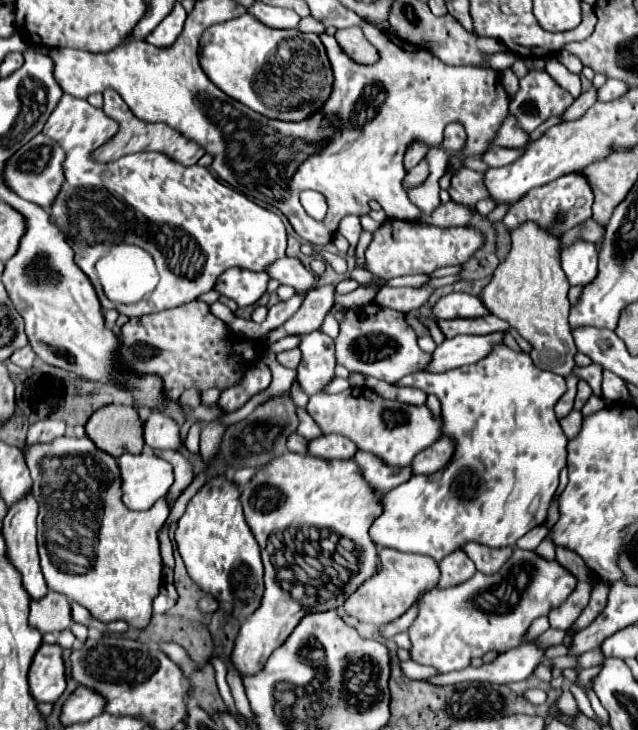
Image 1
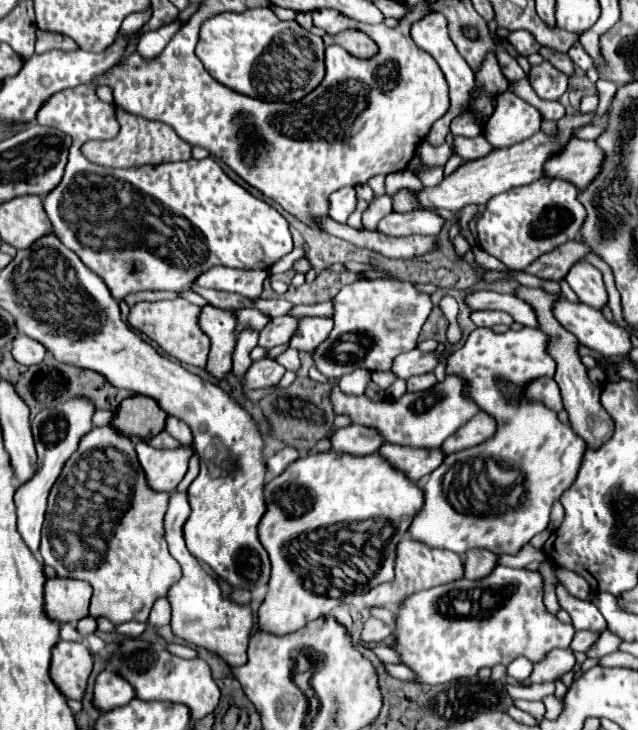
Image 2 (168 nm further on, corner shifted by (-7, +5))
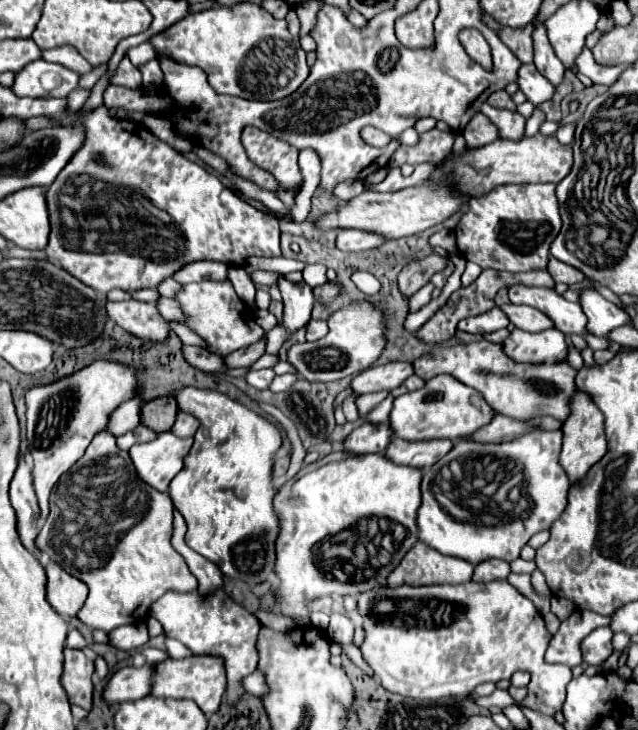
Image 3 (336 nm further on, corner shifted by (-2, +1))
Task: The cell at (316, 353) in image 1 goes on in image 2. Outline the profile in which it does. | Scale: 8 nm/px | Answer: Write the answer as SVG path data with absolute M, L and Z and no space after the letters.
M304 317L300 321L298 331L294 333L290 347L304 351L308 355L312 355L312 351L316 351L316 347L320 343L324 343L324 339L328 339L330 331L332 331L334 323L330 319L320 319L320 317Z

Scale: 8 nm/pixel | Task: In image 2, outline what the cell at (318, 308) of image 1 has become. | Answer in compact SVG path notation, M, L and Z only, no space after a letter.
M292 315L270 319L270 323L260 331L258 345L272 349L276 345L288 343L292 339L292 335L296 333L296 323L300 323L300 317L292 317Z

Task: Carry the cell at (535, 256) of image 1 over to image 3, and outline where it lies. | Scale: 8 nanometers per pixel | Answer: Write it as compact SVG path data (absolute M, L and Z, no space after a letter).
M577 391L571 401L571 415L569 415L567 423L563 423L561 431L563 431L563 449L559 453L559 463L561 463L563 471L567 473L569 481L577 483L607 453L607 439L603 433L603 415L595 407L595 403L591 399L587 399L585 393Z

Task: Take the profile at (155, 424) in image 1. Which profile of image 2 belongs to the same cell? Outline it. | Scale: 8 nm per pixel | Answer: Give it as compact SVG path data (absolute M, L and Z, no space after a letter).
M168 417L166 419L166 427L164 427L166 433L170 433L176 441L180 441L182 445L192 445L192 433L190 433L190 427L176 419L176 417Z

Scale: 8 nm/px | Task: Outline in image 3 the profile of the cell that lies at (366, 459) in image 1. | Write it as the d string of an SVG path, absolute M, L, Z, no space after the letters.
M393 437L385 455L397 463L397 465L409 465L409 467L431 467L437 463L443 455L451 451L453 443L447 439L435 439L435 441L423 441L423 443L411 443L399 437Z

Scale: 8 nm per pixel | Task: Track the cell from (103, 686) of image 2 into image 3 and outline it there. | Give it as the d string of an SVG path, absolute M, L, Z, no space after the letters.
M155 665L123 667L111 677L103 695L113 705L147 697L151 693L153 675L155 675Z

